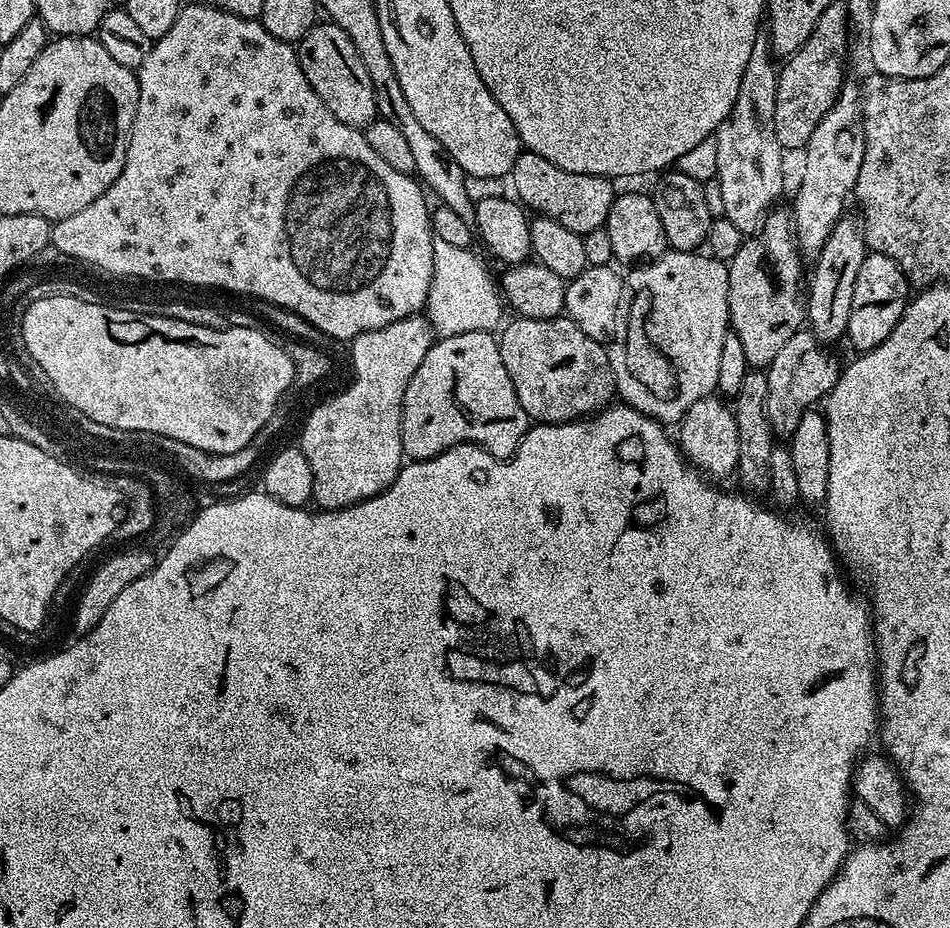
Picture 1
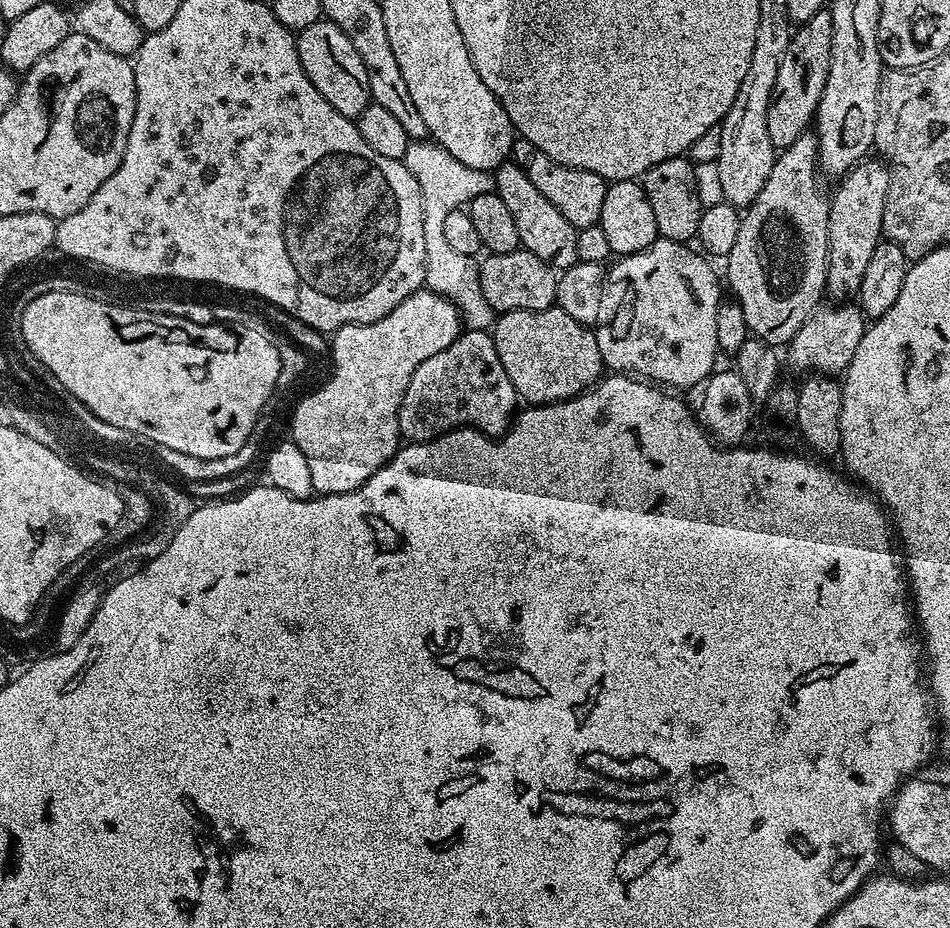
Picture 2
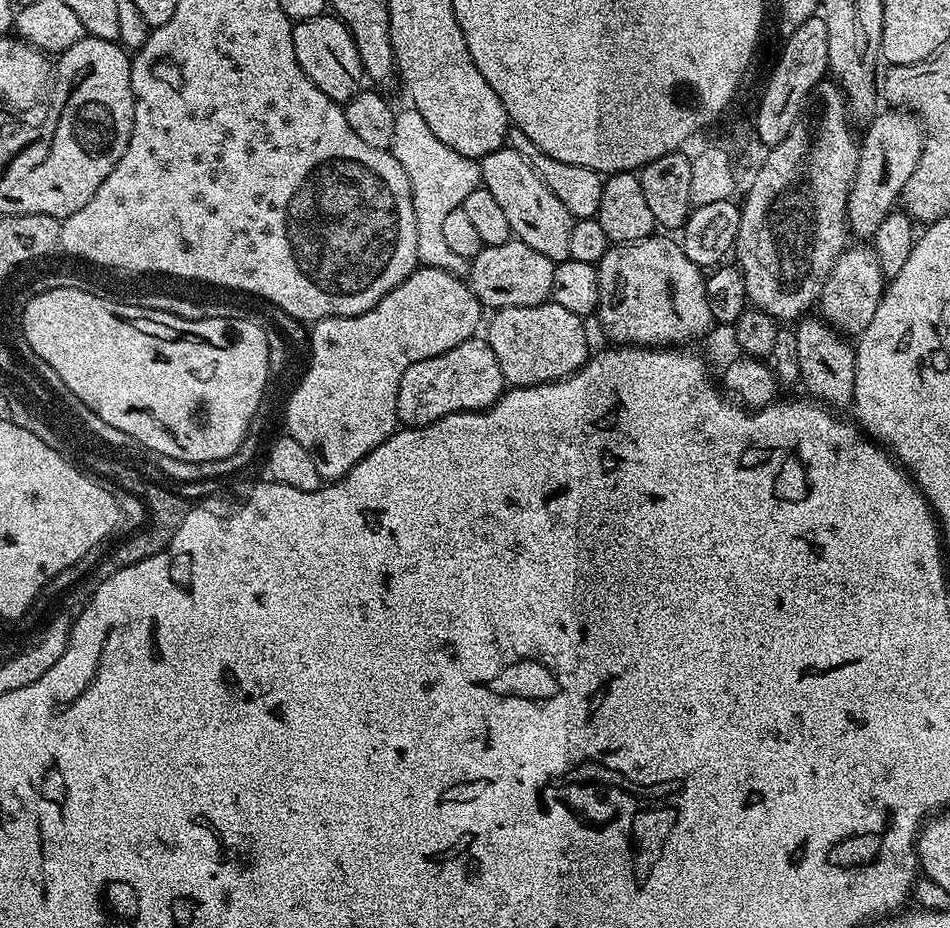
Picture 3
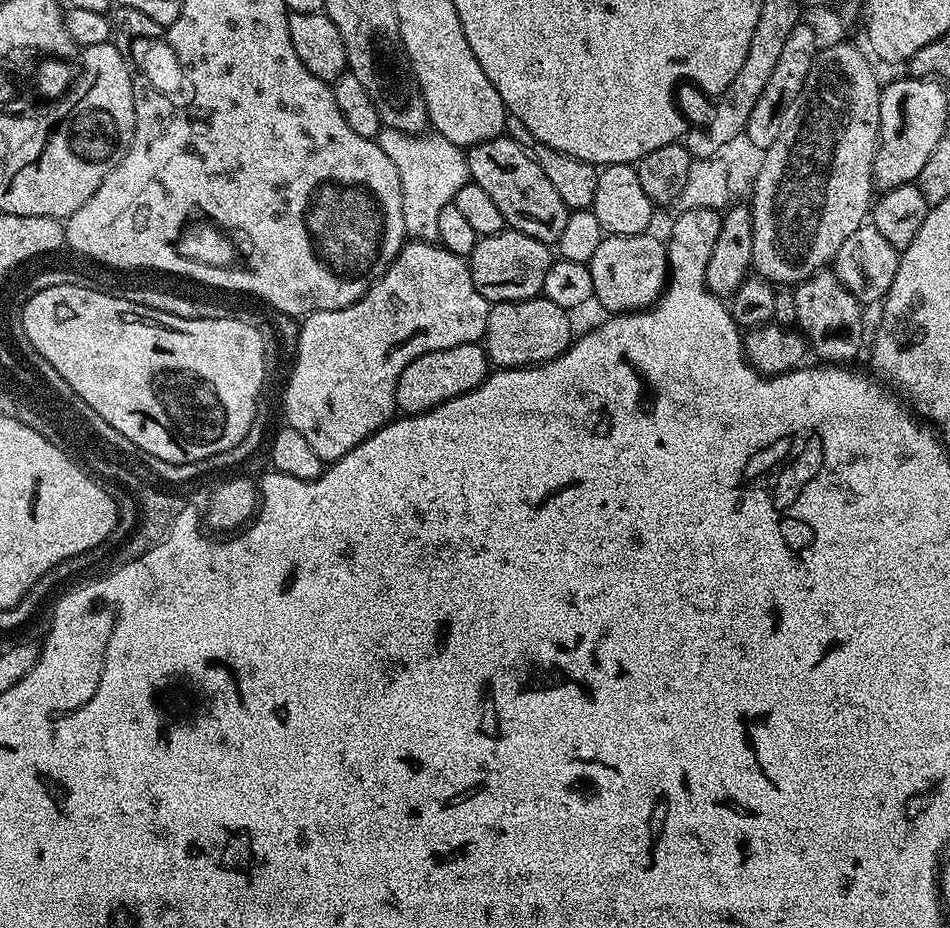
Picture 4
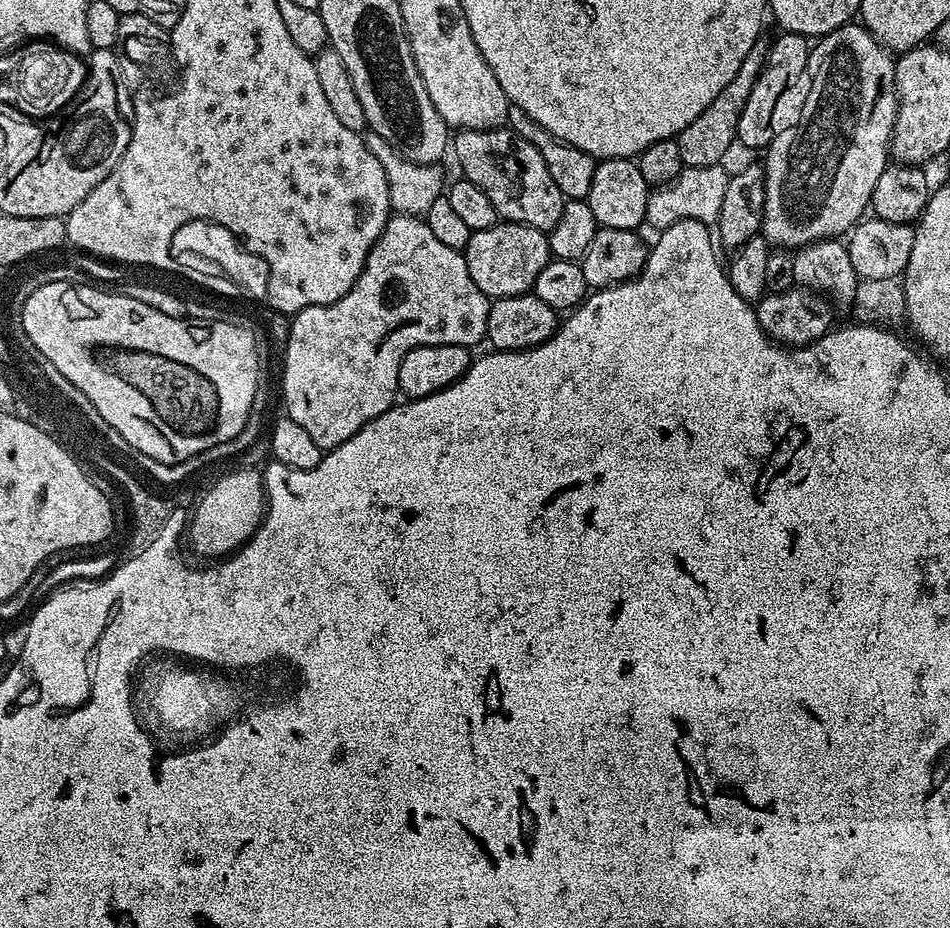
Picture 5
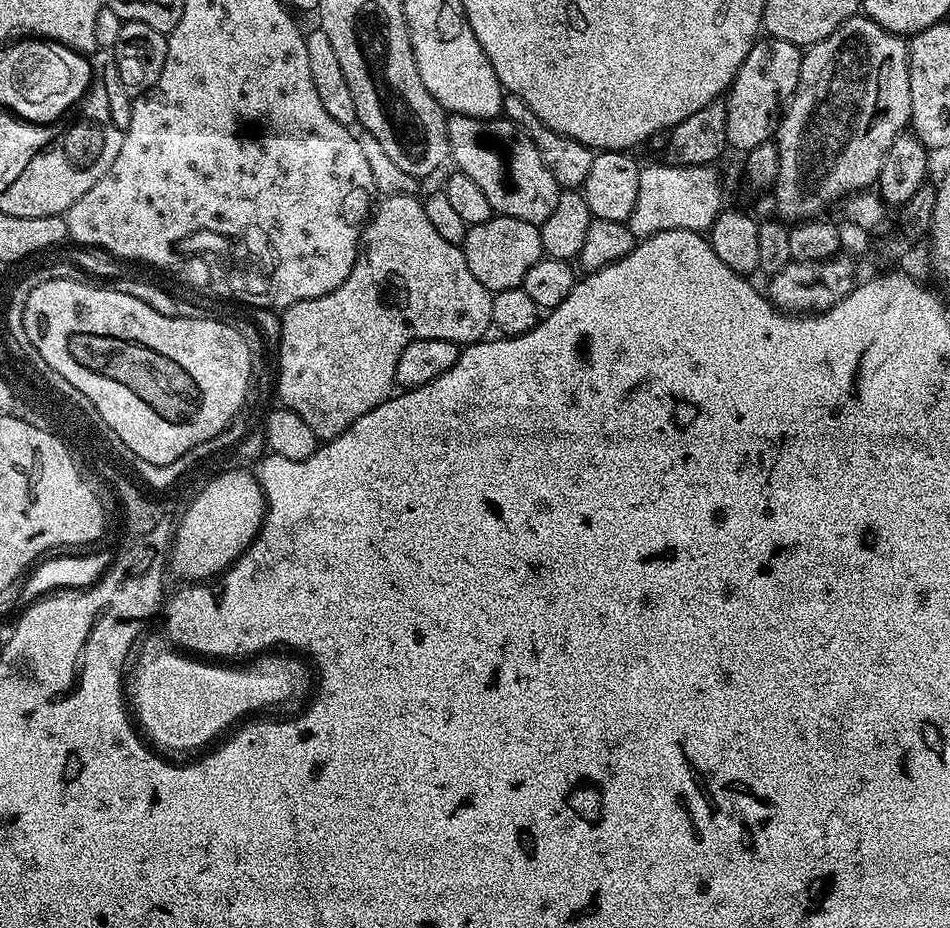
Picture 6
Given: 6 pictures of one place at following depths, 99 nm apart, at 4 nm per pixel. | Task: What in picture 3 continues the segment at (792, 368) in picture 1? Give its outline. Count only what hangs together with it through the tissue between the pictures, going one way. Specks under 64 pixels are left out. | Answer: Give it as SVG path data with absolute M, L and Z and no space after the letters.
M868 244L851 245L837 258L834 268L823 284L818 301L819 313L837 331L858 336L874 318L885 287L886 277L878 263L875 249Z

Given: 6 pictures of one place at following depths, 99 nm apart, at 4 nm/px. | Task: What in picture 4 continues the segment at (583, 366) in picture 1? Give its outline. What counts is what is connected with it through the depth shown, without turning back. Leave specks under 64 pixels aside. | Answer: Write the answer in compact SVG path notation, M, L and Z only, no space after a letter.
M542 294L531 300L493 303L488 310L482 347L497 369L544 364L566 351L574 339L569 309L554 306Z

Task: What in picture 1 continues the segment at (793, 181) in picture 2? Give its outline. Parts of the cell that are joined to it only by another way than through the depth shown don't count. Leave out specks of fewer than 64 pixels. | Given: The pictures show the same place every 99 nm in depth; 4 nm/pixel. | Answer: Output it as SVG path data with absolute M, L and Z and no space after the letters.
M777 207L768 213L764 225L751 233L738 250L727 261L728 265L728 323L730 330L742 342L749 369L764 370L777 357L778 350L786 340L801 331L806 320L806 300L802 295L800 260L802 253L796 246L796 233L792 231L792 213L787 207Z

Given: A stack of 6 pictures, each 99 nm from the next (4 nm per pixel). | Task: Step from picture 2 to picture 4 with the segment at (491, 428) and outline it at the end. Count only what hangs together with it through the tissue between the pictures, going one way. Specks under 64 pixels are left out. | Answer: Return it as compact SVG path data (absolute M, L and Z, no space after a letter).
M479 343L459 344L446 350L422 354L402 370L396 387L396 407L401 413L417 416L455 396L474 390L490 371L488 353Z

